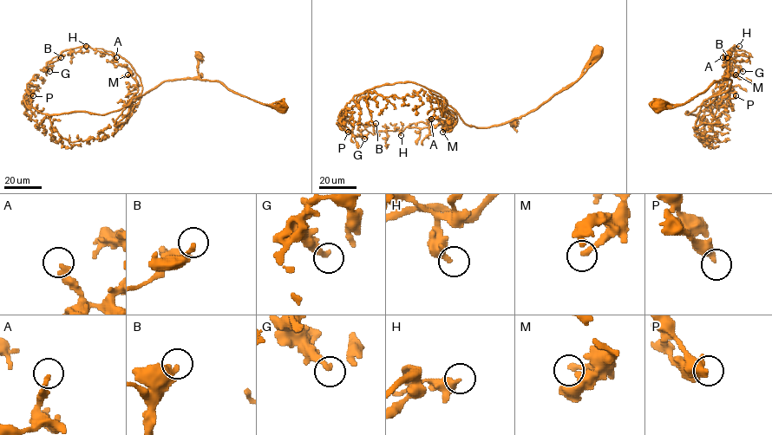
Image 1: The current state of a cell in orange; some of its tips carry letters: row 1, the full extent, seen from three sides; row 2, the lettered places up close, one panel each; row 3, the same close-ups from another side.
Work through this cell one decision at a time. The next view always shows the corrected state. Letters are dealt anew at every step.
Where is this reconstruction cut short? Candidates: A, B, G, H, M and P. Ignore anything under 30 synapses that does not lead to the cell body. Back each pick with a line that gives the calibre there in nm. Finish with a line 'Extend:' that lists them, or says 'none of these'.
H: Thickness 240 nm
Extend: H

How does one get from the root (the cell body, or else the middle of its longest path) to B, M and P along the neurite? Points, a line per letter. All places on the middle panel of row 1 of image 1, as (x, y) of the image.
B: (596, 55), (573, 82), (504, 123), (469, 126), (445, 99), (456, 116), (454, 124), (375, 131), (376, 123)
M: (596, 55), (573, 82), (535, 109), (504, 123), (469, 126), (445, 99), (452, 115), (442, 132)
P: (596, 55), (573, 82), (504, 123), (469, 126), (438, 94), (403, 82), (356, 94), (339, 115), (348, 132)

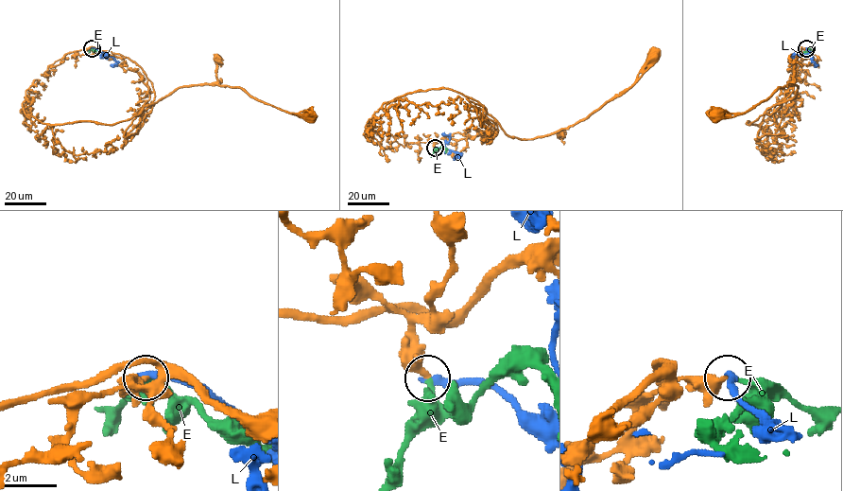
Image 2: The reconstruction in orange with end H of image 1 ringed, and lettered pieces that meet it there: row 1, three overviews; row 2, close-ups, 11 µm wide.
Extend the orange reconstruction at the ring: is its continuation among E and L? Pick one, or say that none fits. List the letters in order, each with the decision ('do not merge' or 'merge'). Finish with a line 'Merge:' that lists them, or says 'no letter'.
E: merge
L: do not merge
Merge: E

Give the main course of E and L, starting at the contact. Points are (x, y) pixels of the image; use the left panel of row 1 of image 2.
E: (92, 47), (104, 53)
L: (92, 47), (117, 61), (110, 65)

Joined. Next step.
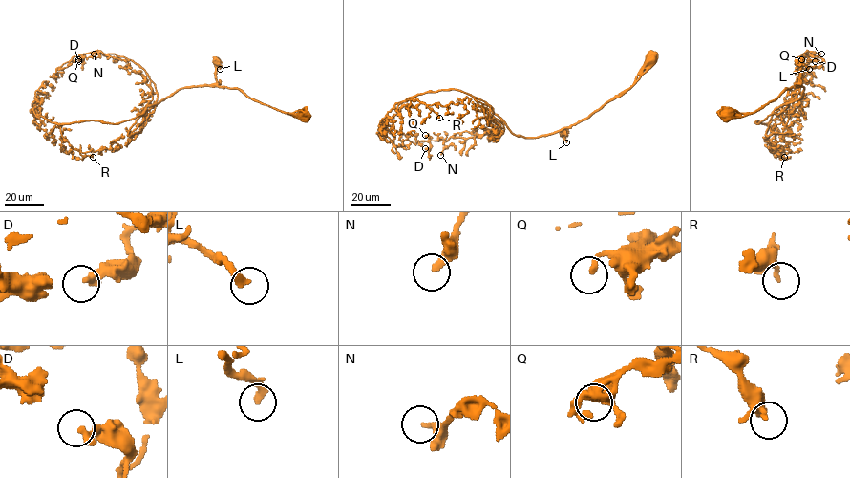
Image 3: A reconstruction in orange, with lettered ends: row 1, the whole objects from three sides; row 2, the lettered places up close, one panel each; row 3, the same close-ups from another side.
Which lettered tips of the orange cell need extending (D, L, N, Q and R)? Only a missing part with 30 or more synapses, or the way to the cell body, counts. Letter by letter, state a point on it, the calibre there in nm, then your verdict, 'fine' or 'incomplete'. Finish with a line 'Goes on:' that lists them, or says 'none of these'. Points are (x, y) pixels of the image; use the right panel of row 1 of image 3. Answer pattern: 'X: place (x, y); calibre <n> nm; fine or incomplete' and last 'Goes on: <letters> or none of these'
D: place (815, 61); calibre 360 nm; fine
L: place (809, 69); calibre 280 nm; fine
N: place (821, 54); calibre 240 nm; incomplete
Q: place (801, 59); calibre 220 nm; fine
R: place (784, 157); calibre 130 nm; fine
Goes on: N

